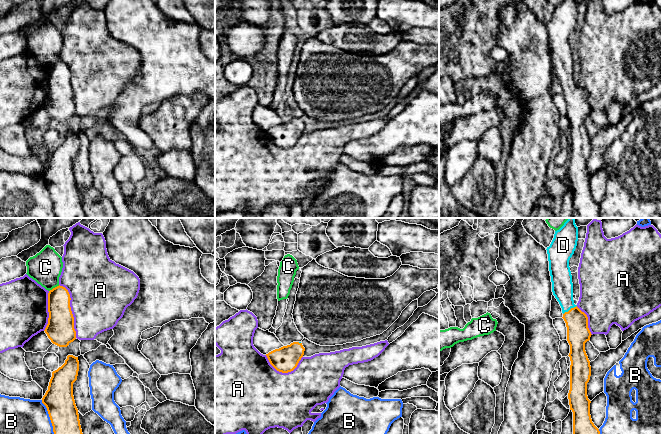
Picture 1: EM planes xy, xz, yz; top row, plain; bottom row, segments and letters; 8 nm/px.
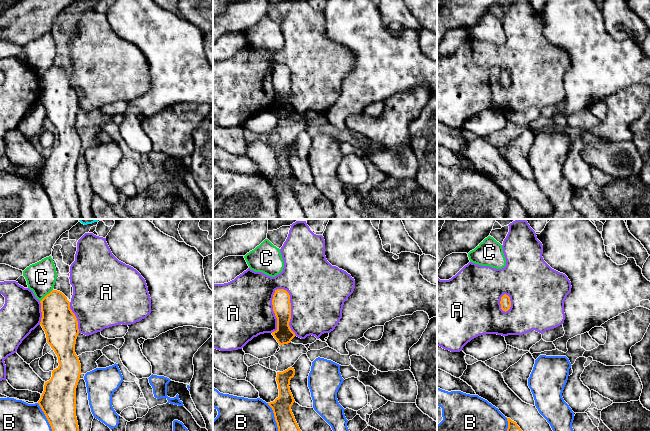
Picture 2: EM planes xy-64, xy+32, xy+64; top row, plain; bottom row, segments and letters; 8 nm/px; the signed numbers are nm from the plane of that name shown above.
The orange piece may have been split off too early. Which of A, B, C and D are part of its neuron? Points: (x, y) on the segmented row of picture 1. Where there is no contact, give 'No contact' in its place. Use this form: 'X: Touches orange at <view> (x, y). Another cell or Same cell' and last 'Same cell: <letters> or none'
A: Touches orange at xy (70, 310). Another cell
B: Touches orange at xy (49, 416). Another cell
C: Touches orange at xy (55, 287). Another cell
D: Touches orange at yz (570, 309). Same cell
Same cell: D

